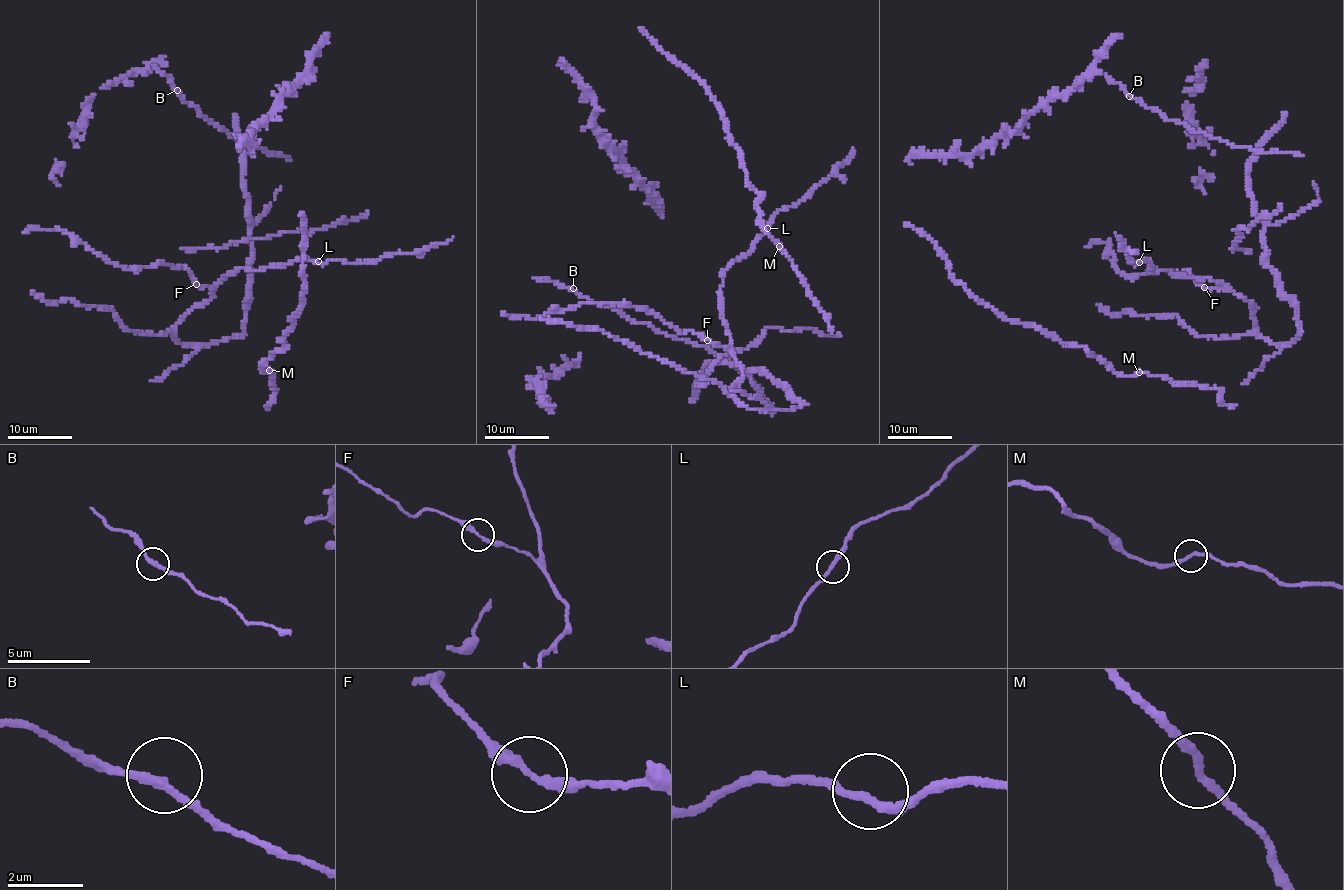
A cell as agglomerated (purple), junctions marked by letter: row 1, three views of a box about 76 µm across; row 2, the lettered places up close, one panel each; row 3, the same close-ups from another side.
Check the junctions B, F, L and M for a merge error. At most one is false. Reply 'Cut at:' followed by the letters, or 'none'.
Cut at: none

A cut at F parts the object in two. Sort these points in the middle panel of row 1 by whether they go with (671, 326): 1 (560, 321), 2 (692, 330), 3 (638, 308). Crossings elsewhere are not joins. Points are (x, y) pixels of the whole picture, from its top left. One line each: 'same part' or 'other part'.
1: other part
2: same part
3: same part

